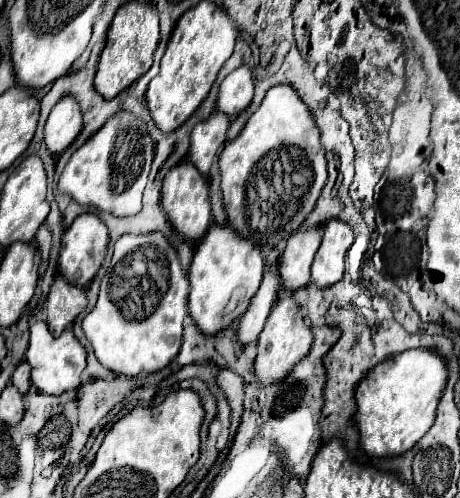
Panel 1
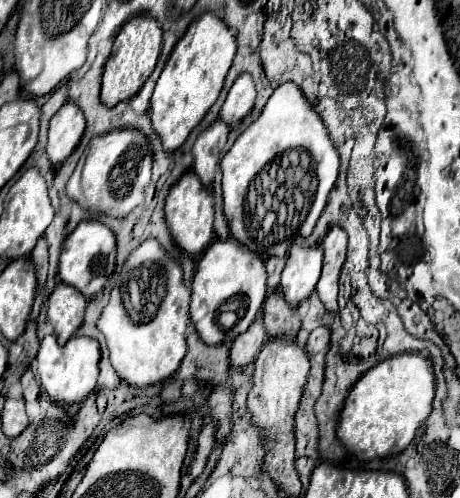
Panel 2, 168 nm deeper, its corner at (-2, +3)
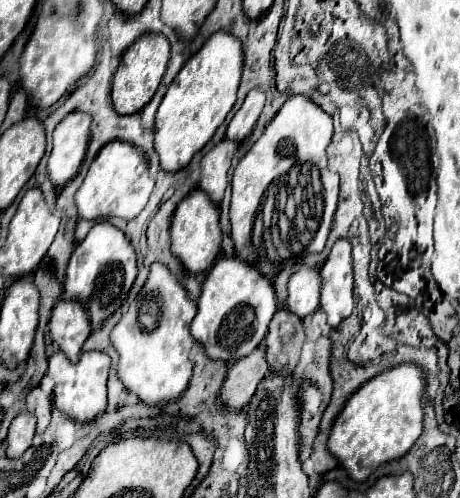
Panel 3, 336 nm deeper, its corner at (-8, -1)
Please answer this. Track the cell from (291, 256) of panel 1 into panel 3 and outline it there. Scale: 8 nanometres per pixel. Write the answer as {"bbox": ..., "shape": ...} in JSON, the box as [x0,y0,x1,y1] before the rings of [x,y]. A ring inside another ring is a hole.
{"bbox":[288,263,322,317],"shape":[[[302,263],[288,281],[288,309],[298,317],[306,317],[318,309],[322,277],[316,267]]]}

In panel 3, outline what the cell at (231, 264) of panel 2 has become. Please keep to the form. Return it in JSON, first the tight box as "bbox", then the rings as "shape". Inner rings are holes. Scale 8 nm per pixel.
{"bbox":[190,257,276,361],"shape":[[[220,257],[202,283],[198,313],[190,325],[190,333],[204,345],[208,357],[236,361],[248,355],[262,341],[274,311],[276,293],[272,281],[238,257]]]}

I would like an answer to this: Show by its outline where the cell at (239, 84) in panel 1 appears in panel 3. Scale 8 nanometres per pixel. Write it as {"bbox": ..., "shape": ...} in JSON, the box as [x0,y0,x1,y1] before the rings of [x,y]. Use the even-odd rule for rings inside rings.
{"bbox":[226,89,264,141],"shape":[[[252,89],[242,107],[234,113],[232,121],[228,123],[228,131],[226,137],[232,141],[242,141],[244,137],[248,137],[260,117],[260,111],[264,107],[264,91],[262,89]]]}

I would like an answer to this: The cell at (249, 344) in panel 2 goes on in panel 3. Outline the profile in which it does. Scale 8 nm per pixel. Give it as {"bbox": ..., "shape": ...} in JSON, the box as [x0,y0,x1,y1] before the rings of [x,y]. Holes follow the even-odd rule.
{"bbox":[222,343,270,409],"shape":[[[260,343],[248,357],[236,361],[222,385],[222,401],[230,409],[242,409],[254,395],[262,377],[270,373],[266,357],[264,357],[264,343]]]}

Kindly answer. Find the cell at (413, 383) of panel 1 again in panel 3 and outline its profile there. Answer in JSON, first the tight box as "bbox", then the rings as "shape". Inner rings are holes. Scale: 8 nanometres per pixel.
{"bbox":[328,365,426,481],"shape":[[[396,365],[366,381],[336,417],[328,449],[346,467],[354,481],[364,481],[380,465],[404,457],[422,433],[422,397],[426,377],[418,365]]]}

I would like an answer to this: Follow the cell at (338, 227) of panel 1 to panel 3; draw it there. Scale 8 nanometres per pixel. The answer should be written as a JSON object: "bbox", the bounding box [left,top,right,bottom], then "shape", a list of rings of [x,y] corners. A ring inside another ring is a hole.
{"bbox":[320,239,354,327],"shape":[[[340,239],[334,243],[320,273],[322,273],[320,307],[328,315],[328,325],[336,327],[354,309],[354,297],[352,297],[354,275],[352,275],[352,257],[348,239]]]}

